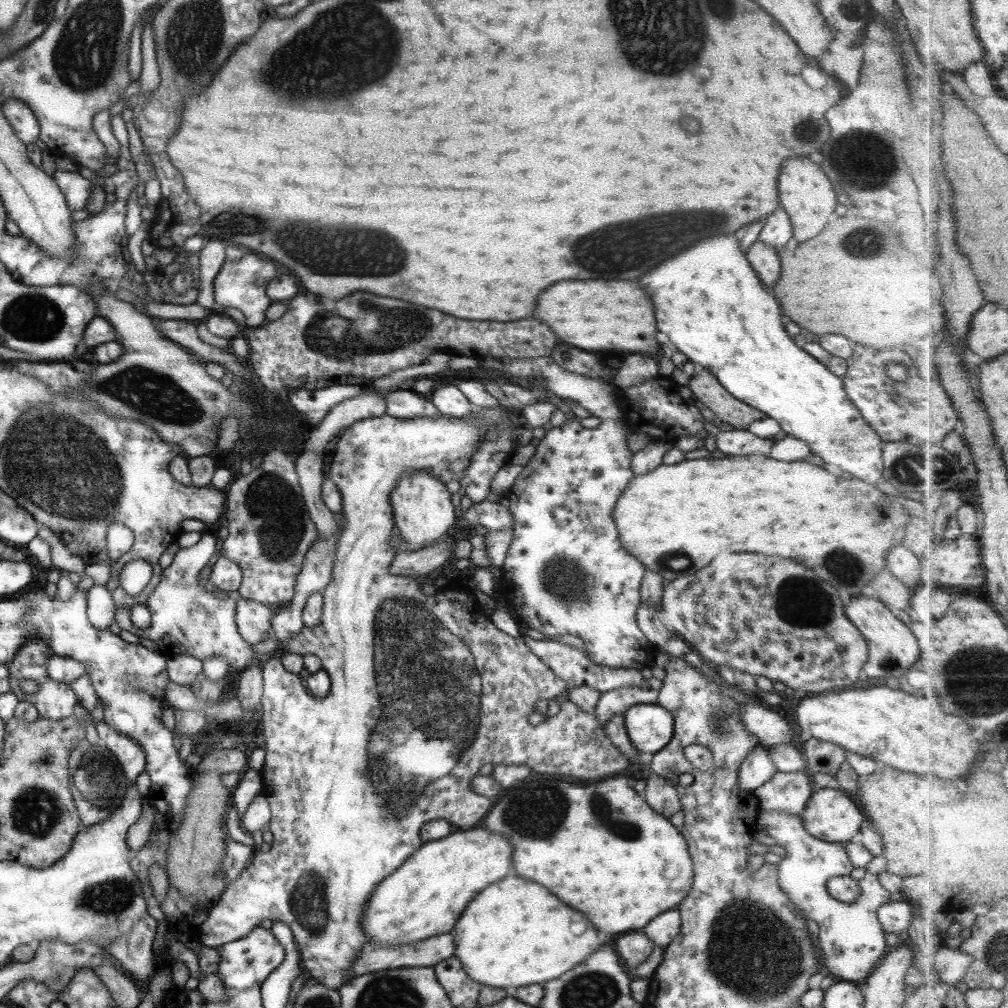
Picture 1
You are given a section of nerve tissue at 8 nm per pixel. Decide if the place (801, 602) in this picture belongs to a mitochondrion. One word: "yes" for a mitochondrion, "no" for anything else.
yes

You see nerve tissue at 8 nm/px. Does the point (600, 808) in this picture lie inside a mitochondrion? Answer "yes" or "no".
yes

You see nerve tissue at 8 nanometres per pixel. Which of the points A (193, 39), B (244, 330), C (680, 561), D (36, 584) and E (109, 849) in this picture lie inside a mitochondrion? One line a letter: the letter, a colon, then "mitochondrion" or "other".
A: mitochondrion
B: other
C: mitochondrion
D: other
E: other

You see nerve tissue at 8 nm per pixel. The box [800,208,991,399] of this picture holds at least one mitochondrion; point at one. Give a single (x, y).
(874, 245)

